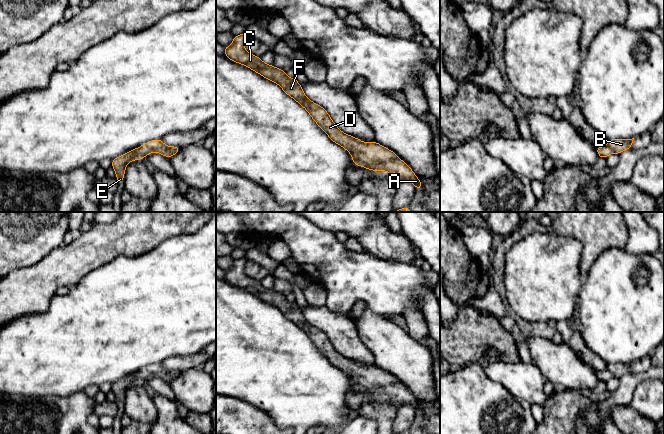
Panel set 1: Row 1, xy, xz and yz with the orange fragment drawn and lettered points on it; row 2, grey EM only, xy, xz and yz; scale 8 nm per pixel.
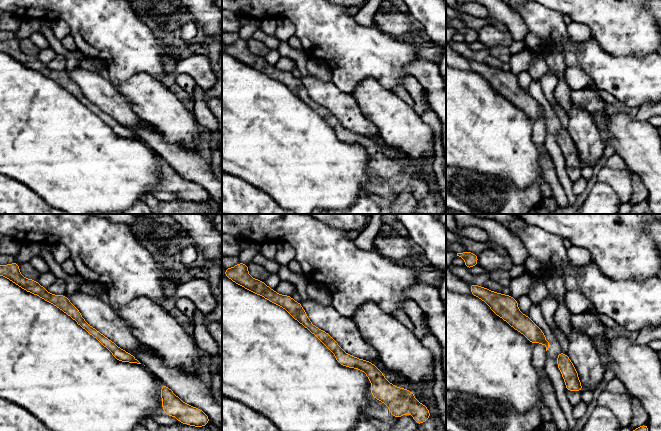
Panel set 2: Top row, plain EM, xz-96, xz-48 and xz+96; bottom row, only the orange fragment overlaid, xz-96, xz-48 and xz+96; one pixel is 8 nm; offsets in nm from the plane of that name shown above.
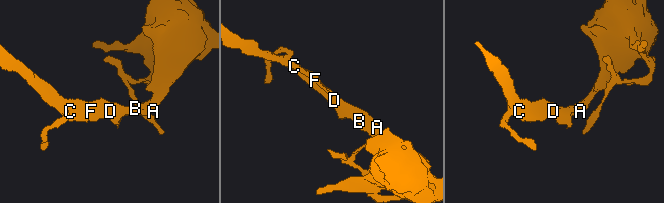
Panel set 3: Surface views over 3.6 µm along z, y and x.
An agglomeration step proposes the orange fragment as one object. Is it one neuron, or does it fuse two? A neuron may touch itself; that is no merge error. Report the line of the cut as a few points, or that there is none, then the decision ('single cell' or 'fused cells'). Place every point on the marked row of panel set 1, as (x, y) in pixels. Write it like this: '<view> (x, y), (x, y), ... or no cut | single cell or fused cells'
no cut | single cell

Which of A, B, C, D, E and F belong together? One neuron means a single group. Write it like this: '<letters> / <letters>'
A B C D E F

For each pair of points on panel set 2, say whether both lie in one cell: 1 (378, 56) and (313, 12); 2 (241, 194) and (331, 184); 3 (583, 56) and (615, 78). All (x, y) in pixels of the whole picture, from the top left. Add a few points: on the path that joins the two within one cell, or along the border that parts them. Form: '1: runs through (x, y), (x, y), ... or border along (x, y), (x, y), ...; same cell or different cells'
1: runs through (362, 51), (353, 51), (329, 28); same cell
2: border along (243, 179), (268, 193), (277, 203); different cells
3: runs through (591, 57), (607, 71); same cell

